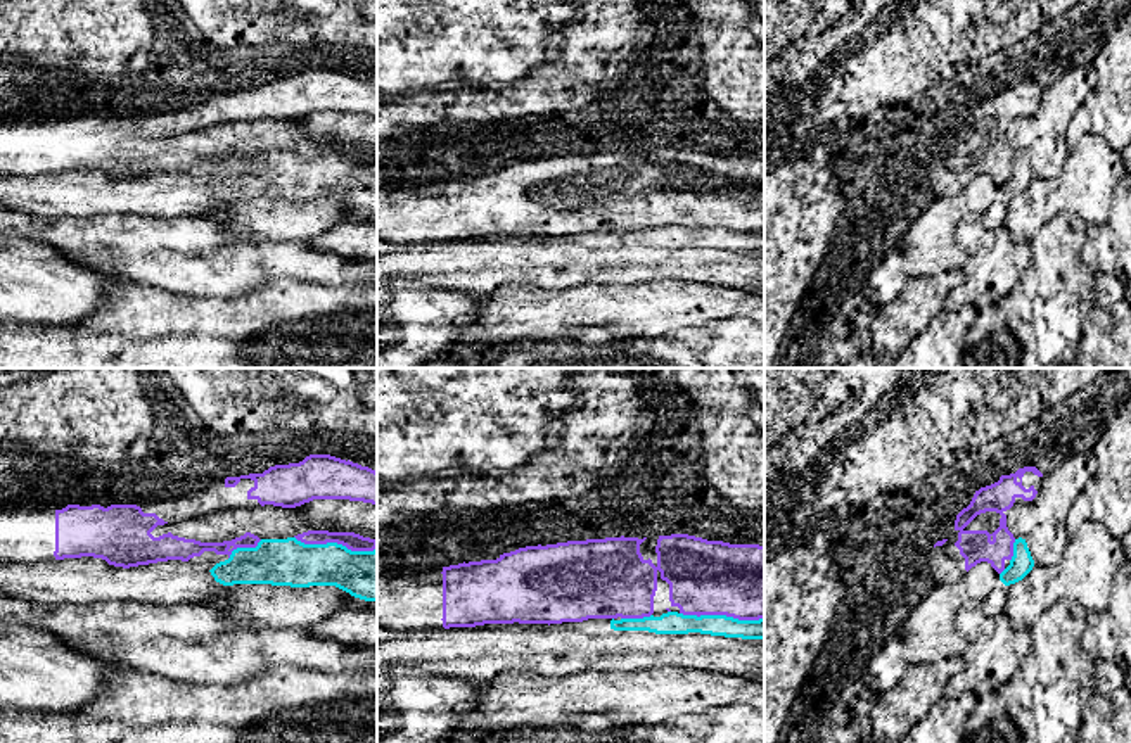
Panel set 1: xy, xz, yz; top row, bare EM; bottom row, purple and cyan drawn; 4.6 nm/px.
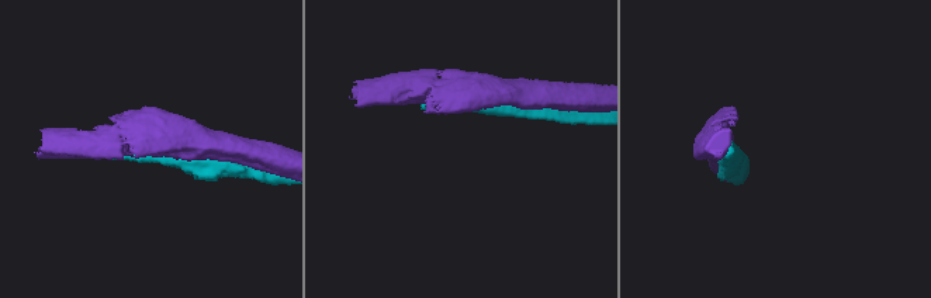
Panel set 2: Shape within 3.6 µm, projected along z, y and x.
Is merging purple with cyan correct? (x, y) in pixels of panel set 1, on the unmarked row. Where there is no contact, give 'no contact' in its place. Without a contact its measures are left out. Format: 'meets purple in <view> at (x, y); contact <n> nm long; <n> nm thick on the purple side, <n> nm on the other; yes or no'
meets purple in xz at (722, 227); contact 400 nm long; 360 nm thick on the purple side, 110 nm on the other; no

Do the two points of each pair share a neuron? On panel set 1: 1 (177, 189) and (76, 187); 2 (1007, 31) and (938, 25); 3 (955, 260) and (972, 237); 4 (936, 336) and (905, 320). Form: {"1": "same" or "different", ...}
{"1": "same", "2": "same", "3": "different", "4": "different"}

